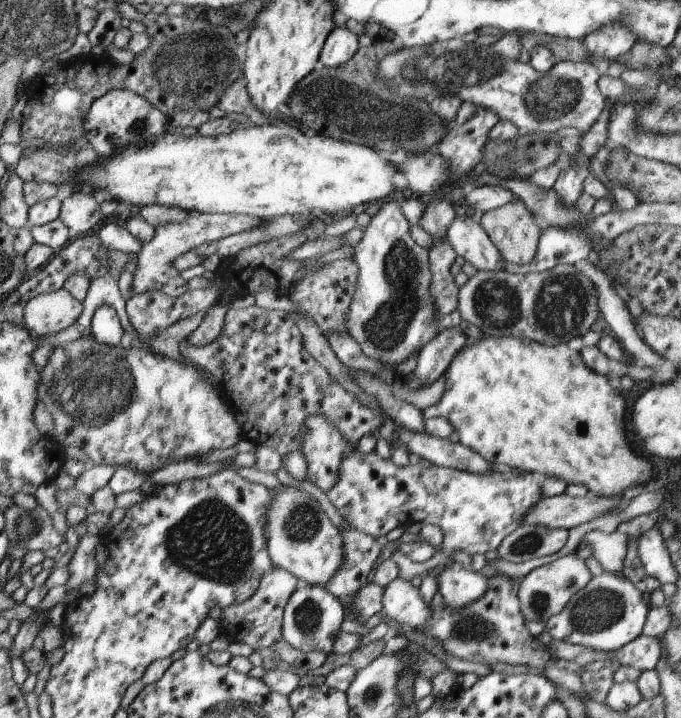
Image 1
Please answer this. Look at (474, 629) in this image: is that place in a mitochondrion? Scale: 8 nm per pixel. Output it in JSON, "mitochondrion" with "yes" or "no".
{"mitochondrion":"yes"}

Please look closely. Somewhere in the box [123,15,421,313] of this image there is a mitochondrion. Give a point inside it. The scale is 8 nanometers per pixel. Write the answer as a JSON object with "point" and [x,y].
{"point":[195,64]}

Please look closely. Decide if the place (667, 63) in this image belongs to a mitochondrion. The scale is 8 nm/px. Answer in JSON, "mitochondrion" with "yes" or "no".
{"mitochondrion":"no"}

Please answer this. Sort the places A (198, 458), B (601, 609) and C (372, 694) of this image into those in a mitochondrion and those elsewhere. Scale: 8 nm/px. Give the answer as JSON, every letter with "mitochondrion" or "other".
{"A":"other","B":"mitochondrion","C":"mitochondrion"}

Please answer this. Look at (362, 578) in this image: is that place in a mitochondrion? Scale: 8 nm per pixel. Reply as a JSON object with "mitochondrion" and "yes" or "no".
{"mitochondrion":"no"}

